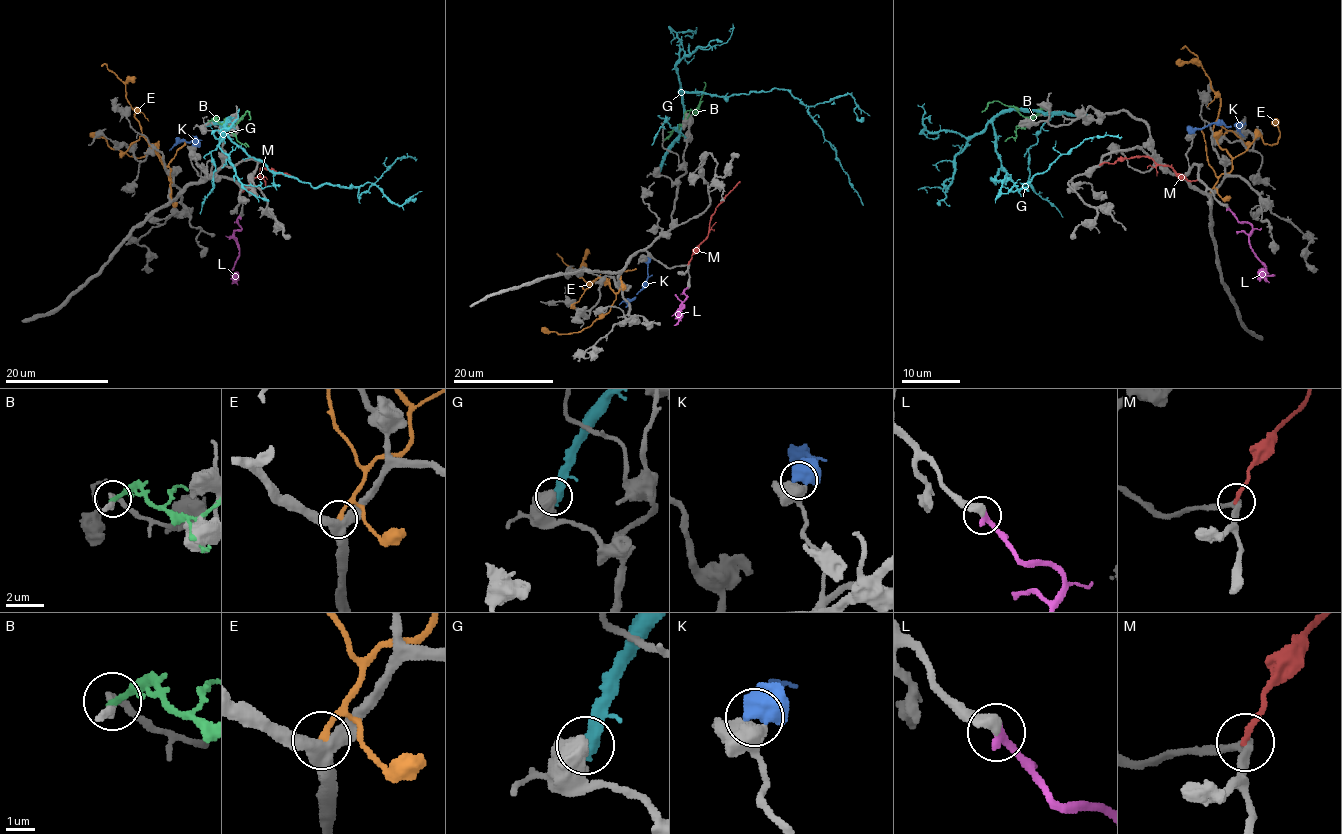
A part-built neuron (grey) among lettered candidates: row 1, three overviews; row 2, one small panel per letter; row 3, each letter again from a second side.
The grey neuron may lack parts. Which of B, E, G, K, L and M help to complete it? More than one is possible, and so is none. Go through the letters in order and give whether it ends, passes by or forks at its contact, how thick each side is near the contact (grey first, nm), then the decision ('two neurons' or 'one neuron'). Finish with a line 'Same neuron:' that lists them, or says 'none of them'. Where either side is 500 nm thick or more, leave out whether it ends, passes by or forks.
B: it ends there; 180 nm thick on the grey side, 240 nm on the other; two neurons
E: it ends there; 440 nm thick on the grey side, 240 nm on the other; two neurons
G: 460 nm thick on the grey side, 550 nm on the other; two neurons
K: 480 nm thick on the grey side, 550 nm on the other; two neurons
L: it ends there; 480 nm thick on the grey side, 320 nm on the other; one neuron
M: it ends there; 320 nm thick on the grey side, 190 nm on the other; two neurons
Same neuron: L

